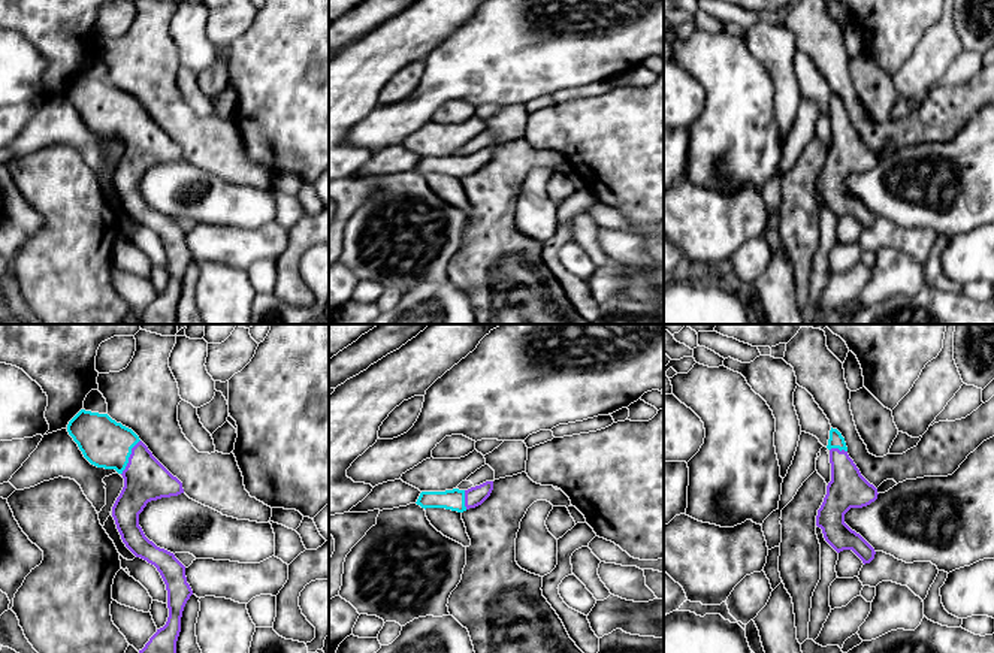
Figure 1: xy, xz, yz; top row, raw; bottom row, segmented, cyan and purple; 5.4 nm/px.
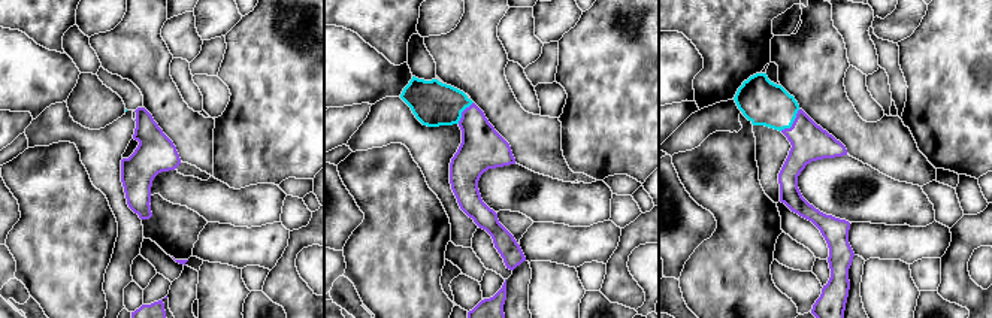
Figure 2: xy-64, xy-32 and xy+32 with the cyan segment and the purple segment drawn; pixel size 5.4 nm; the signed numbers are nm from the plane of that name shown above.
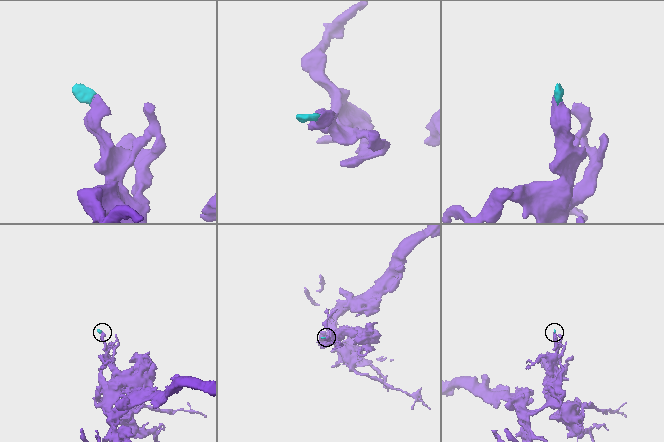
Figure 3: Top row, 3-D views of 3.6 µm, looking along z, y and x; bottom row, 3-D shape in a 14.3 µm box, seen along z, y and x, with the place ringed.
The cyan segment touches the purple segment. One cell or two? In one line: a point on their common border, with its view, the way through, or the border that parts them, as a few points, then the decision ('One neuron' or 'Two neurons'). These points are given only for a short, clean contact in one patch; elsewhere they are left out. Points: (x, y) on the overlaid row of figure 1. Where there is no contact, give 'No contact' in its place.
Touches cyan at xy (129, 456). Path across: xy (108, 444), (118, 447), (129, 456), (145, 478). One neuron

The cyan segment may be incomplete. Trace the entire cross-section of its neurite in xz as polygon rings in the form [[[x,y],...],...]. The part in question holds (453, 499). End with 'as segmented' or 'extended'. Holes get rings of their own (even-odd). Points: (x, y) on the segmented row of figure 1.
[[[486,481],[468,490],[445,490],[445,492],[422,492],[417,505],[422,508],[445,508],[463,513],[469,508],[481,505],[492,493],[493,481]]] | extended

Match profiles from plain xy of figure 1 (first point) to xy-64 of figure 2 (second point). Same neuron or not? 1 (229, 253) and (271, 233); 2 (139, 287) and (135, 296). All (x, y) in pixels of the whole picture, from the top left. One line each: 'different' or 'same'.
1: same
2: same

